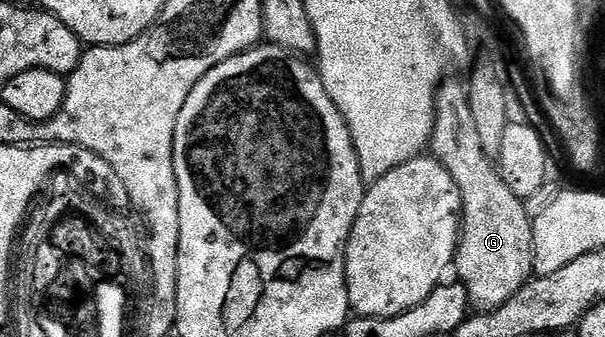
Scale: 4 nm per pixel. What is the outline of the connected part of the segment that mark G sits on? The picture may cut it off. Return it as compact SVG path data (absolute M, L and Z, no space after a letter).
M449 78L434 95L434 126L428 150L456 180L456 188L460 188L462 217L453 273L458 273L457 281L468 292L471 307L477 313L487 314L512 300L534 274L534 223L531 211L526 211L527 203L504 184L495 163L480 148L467 83Z

